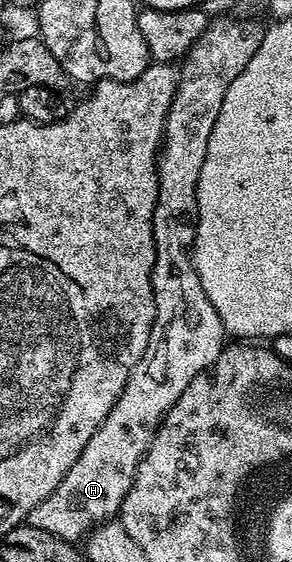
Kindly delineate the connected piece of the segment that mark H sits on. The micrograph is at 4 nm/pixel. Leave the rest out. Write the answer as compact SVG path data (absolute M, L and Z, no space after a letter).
M220 16L216 20L215 17L202 34L202 38L198 38L196 45L188 51L182 64L184 69L182 67L179 69L174 102L166 118L164 139L156 162L158 202L154 206L152 219L156 247L152 271L156 317L154 326L150 330L150 342L146 346L144 357L134 366L118 402L114 402L110 414L106 414L94 438L86 442L86 450L82 450L78 462L70 466L66 478L62 478L58 487L27 514L27 523L38 530L46 530L46 534L80 542L93 529L105 521L111 521L119 513L122 502L136 477L136 467L142 462L164 416L174 406L174 402L178 402L178 398L186 390L186 386L190 386L192 379L211 369L220 351L226 347L226 333L218 318L218 312L214 310L214 306L210 306L206 290L200 288L200 276L192 264L192 243L196 240L198 222L198 174L202 174L202 162L206 162L206 146L210 142L210 130L214 130L214 122L218 122L218 110L222 110L222 98L226 98L230 82L234 82L234 78L242 74L246 62L254 58L264 33L265 29L259 28L252 20L235 20L232 16Z

